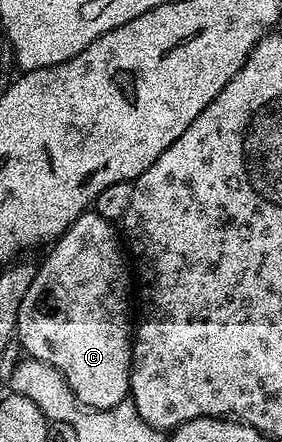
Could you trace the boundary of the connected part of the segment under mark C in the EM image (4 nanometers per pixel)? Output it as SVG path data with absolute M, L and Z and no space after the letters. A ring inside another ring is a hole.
M95 210L83 212L73 224L64 231L59 240L55 241L47 249L48 257L39 261L34 282L30 282L30 290L26 290L26 298L22 298L22 310L18 310L18 326L16 327L16 338L20 340L23 351L33 360L41 360L54 370L58 370L66 378L70 390L76 396L77 404L89 409L113 408L122 401L129 399L128 383L132 373L132 341L134 339L133 321L128 321L128 280L130 284L130 264L126 259L125 249L122 247L118 228L113 221L99 216Z

